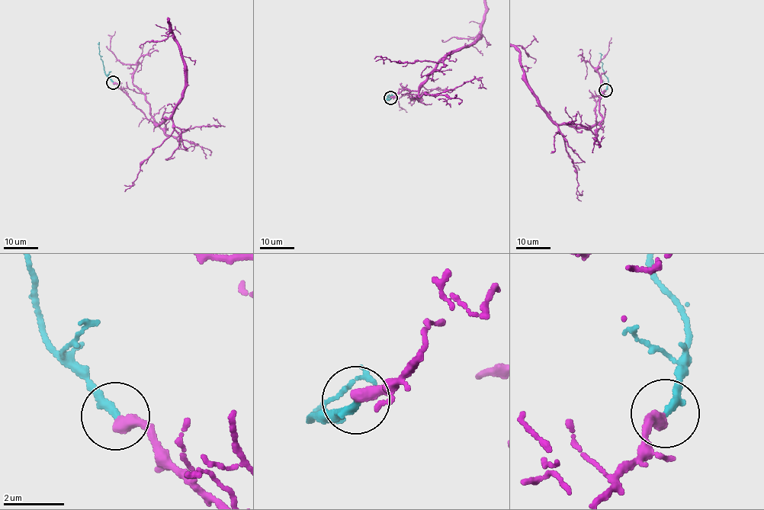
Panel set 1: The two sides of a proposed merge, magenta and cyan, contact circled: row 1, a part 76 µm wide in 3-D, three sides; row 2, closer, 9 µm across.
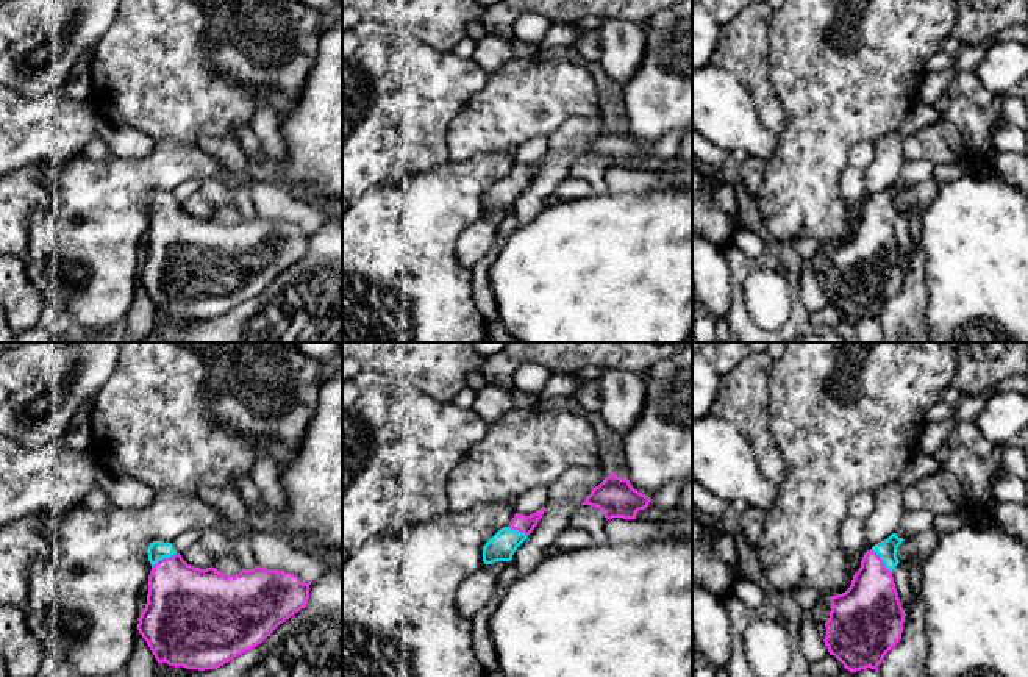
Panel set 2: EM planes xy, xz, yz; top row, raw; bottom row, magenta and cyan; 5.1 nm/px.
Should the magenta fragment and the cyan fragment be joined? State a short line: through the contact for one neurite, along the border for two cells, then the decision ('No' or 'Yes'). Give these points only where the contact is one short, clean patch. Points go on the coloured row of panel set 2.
Line: xy (183, 602), (175, 593), (163, 558), (157, 551). Yes

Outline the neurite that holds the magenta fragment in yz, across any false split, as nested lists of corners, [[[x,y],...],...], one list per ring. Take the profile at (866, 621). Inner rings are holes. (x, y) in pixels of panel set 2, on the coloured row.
[[[897,533],[875,544],[862,557],[850,588],[831,596],[825,622],[825,646],[845,669],[878,669],[884,655],[901,639],[905,610],[895,589],[892,569],[900,563]]]

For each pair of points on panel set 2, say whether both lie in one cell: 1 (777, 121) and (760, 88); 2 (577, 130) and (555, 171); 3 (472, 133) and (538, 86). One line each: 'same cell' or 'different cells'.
1: same cell
2: same cell
3: same cell

